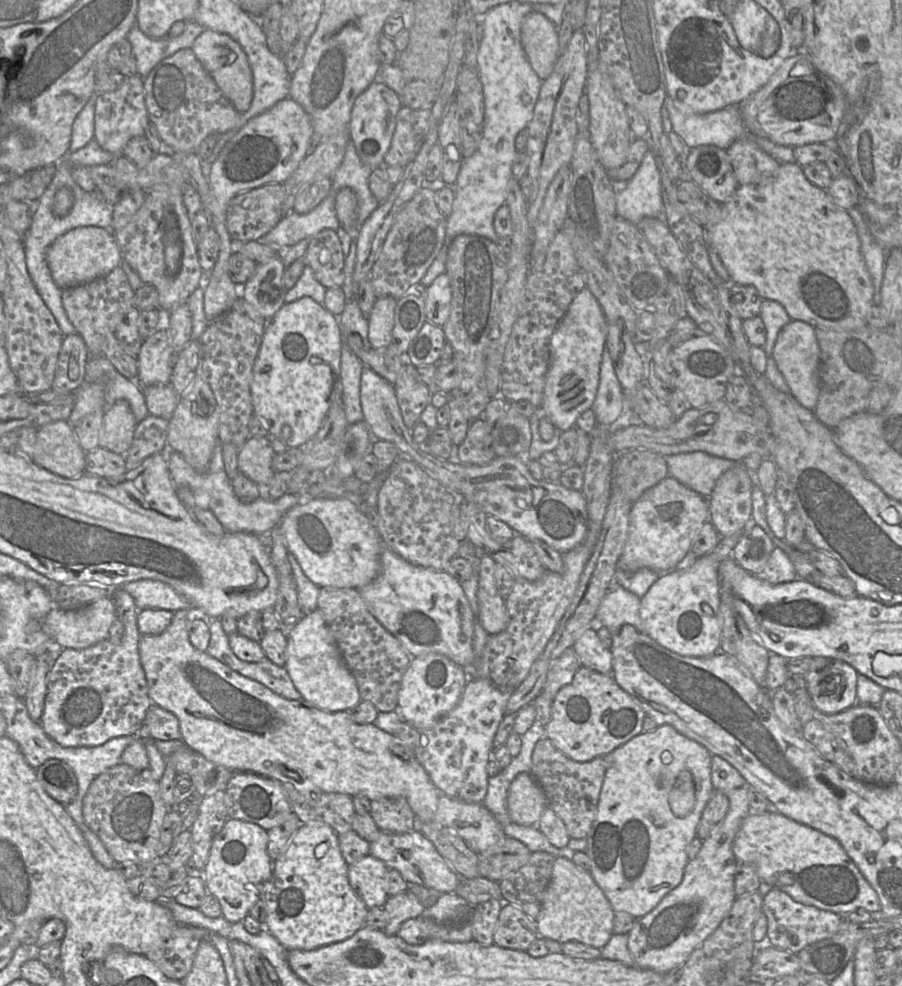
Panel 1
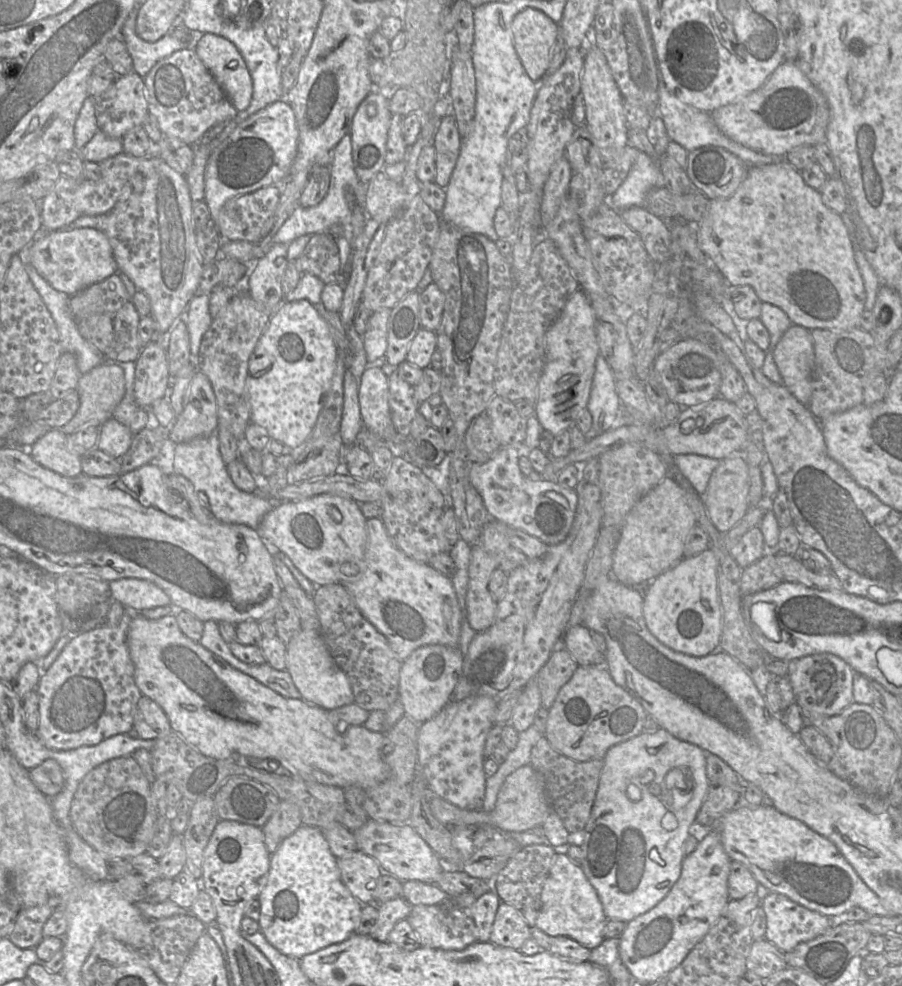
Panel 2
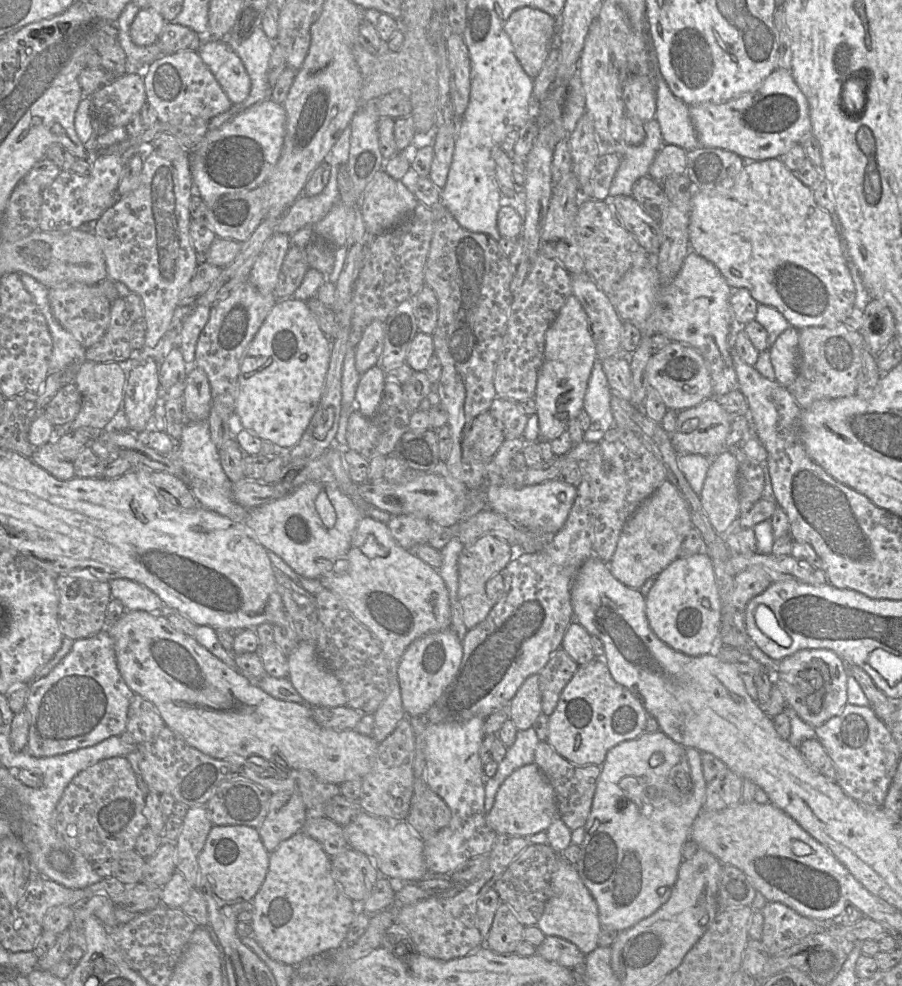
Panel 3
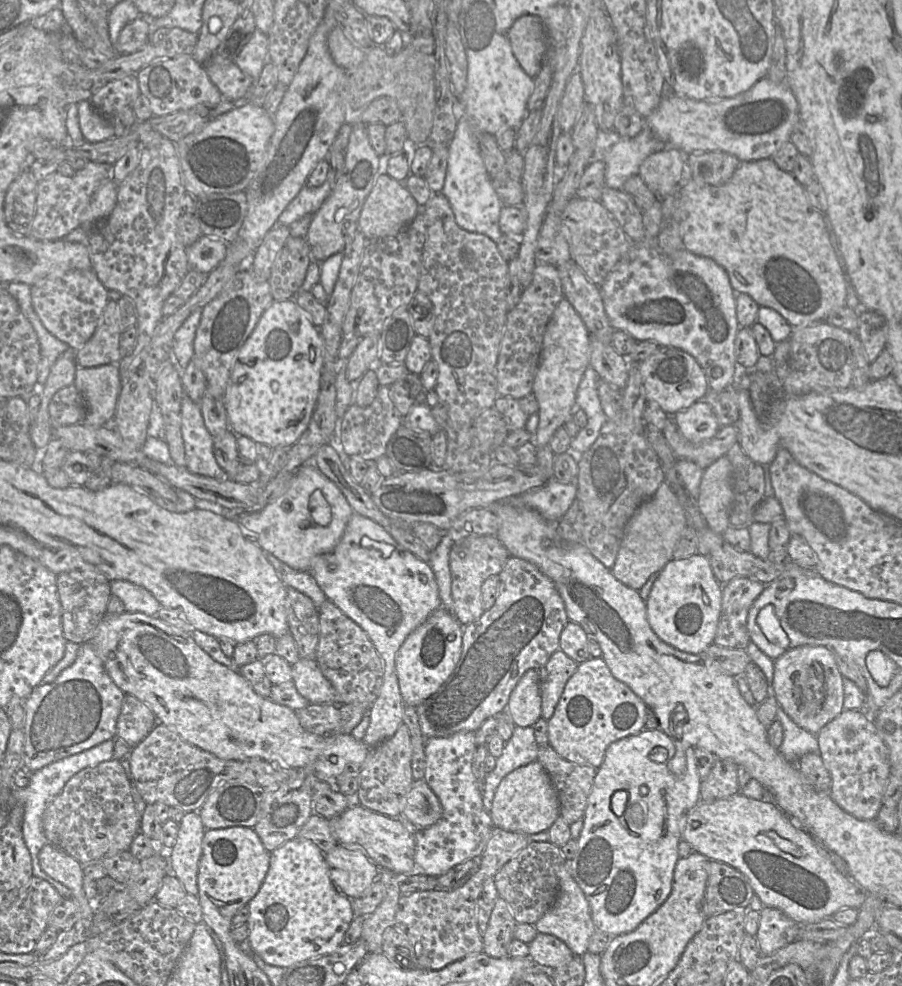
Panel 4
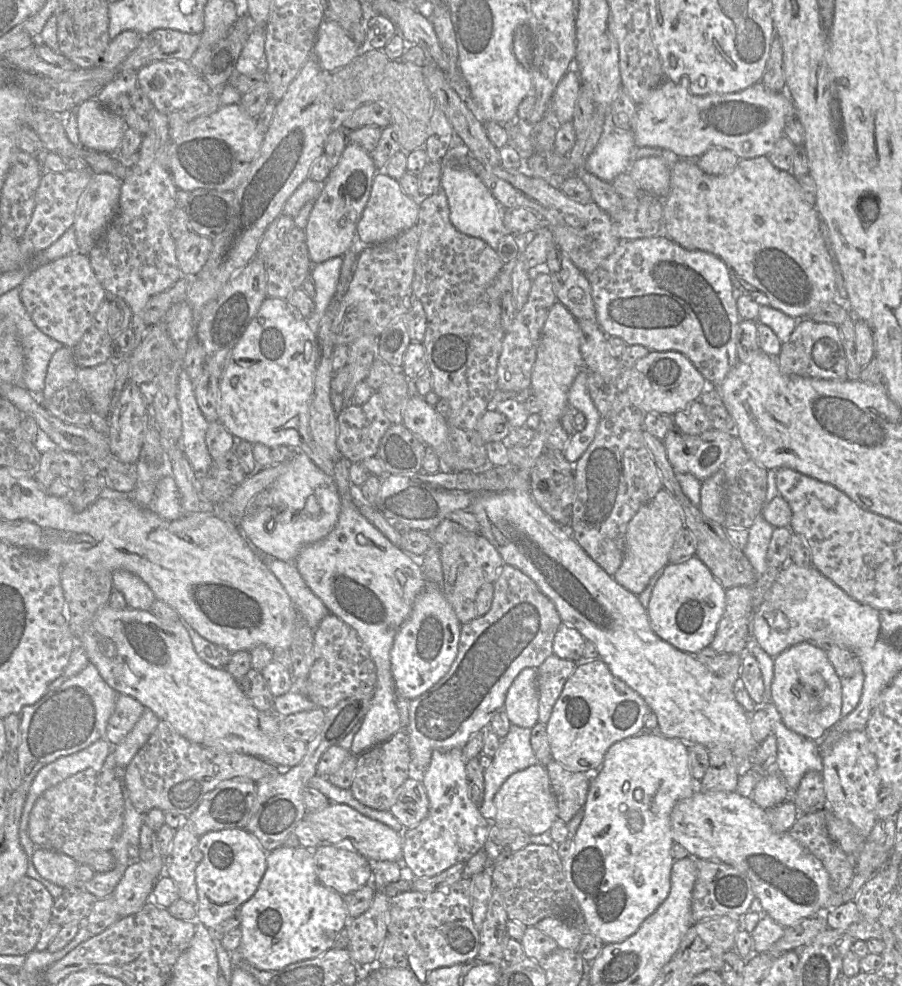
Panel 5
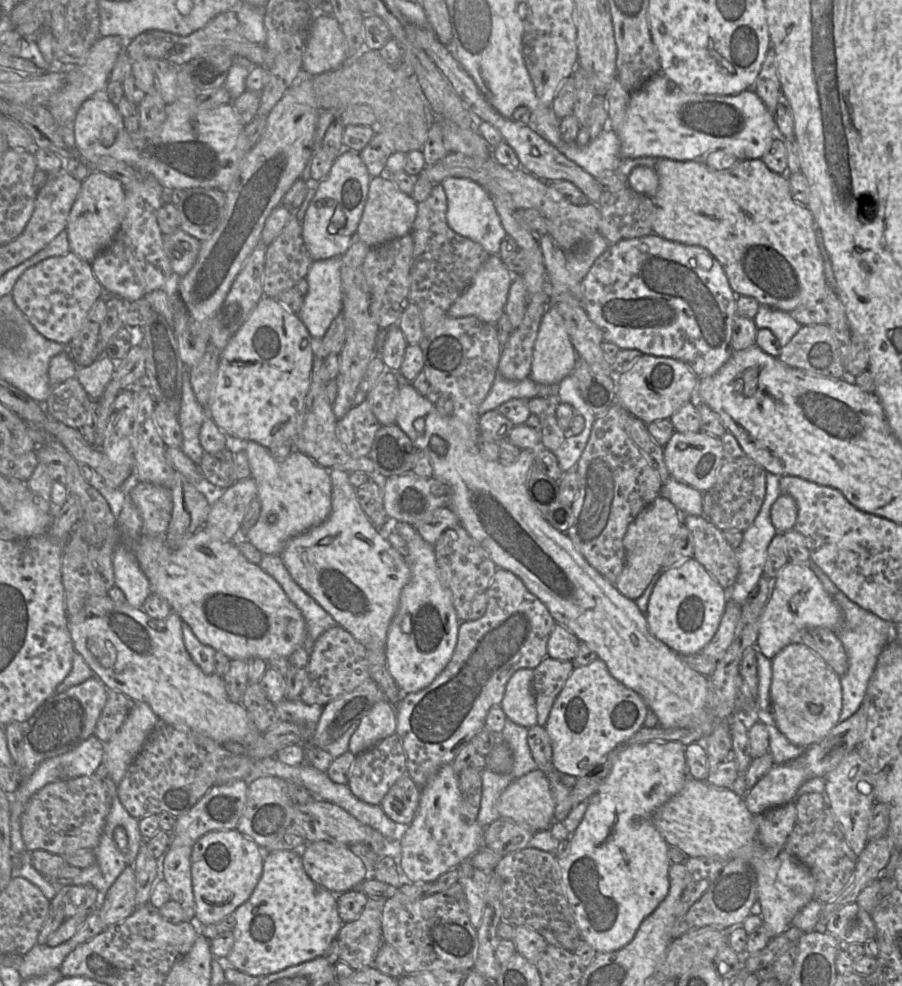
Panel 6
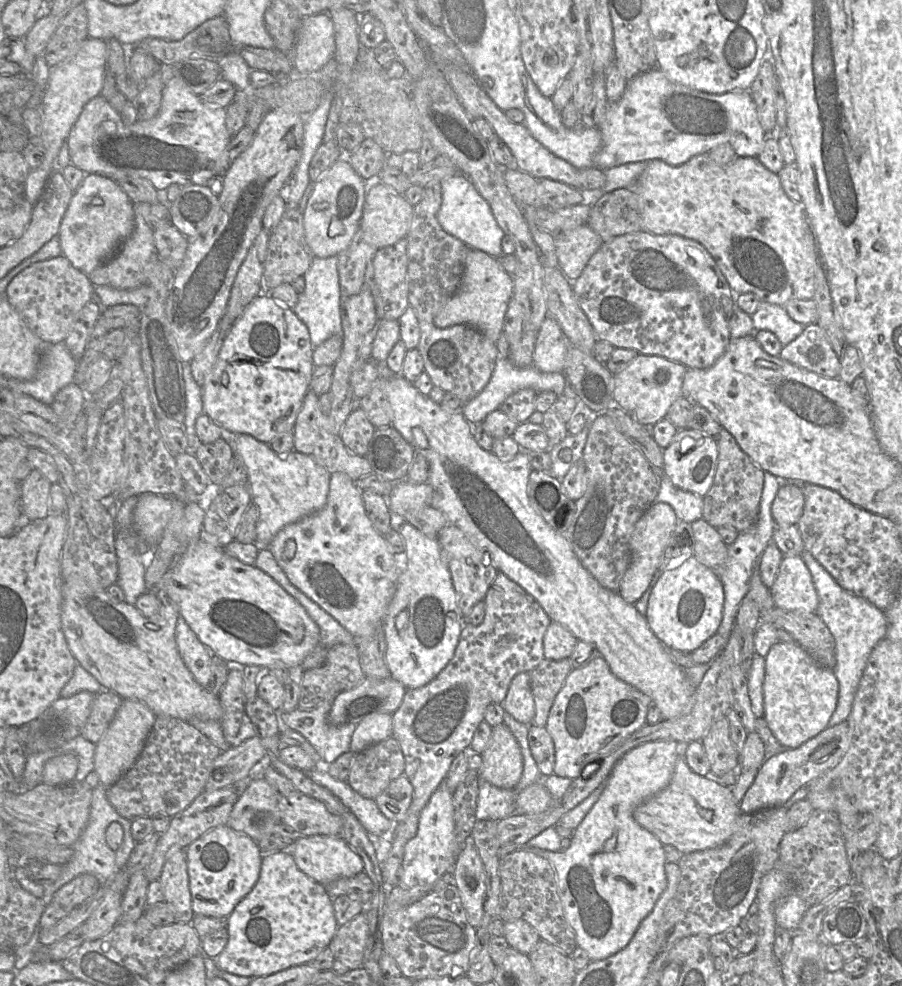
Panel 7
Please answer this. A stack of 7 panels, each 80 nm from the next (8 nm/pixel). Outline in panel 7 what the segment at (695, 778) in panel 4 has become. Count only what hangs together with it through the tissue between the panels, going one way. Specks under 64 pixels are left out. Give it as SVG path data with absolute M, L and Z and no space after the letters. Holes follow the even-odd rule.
M658 740L640 744L626 752L614 765L599 799L574 830L566 850L552 852L528 843L519 848L546 858L553 865L565 918L575 933L577 946L587 952L591 961L605 959L626 947L667 887L664 844L634 820L633 812L668 786L681 755L681 746L684 745L673 740Z

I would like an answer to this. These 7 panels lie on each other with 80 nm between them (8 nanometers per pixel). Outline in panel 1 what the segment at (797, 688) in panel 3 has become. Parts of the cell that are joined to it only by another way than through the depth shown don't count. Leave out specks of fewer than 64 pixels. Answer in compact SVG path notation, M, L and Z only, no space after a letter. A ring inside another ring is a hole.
M813 657L803 676L816 710L839 713L857 704L858 672L847 662L832 657Z

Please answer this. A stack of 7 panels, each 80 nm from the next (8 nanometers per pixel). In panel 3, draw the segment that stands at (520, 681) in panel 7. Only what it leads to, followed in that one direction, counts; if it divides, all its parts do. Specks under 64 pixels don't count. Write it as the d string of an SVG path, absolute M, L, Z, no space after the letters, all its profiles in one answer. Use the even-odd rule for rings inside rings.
M533 674L527 677L510 701L508 714L517 730L526 730L533 726L541 713L539 674Z

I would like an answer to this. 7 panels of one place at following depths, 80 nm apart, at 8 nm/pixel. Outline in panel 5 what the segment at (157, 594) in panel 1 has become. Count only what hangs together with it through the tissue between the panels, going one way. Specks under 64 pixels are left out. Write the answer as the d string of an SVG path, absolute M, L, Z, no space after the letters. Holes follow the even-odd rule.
M116 570L111 580L113 589L123 595L126 608L148 611L155 600L147 584L131 572Z

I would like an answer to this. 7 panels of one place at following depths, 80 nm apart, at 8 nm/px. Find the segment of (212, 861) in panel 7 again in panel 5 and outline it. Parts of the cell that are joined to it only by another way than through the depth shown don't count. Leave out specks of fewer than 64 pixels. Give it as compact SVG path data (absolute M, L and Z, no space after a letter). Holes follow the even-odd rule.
M245 828L222 829L199 838L202 859L196 867L197 920L214 929L240 909L257 891L267 869L268 853Z

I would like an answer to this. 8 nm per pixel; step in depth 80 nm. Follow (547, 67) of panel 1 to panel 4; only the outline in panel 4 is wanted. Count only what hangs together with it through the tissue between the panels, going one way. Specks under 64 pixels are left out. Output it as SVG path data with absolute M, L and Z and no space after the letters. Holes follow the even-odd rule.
M523 15L512 24L507 35L519 65L534 79L546 63L548 51L548 38L542 19L536 15Z

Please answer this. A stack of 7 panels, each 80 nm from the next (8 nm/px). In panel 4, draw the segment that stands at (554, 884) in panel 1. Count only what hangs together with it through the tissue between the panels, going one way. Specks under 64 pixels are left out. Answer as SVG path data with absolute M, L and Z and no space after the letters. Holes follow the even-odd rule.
M568 870L563 871L560 891L555 904L535 924L538 933L551 934L562 940L575 956L583 956L587 952L588 942L596 931L590 905L582 889Z

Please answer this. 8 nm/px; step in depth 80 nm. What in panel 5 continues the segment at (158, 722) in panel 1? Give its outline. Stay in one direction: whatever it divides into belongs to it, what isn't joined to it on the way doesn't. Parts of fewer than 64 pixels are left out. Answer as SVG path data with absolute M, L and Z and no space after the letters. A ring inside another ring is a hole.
M119 693L107 724L105 739L112 746L119 744L133 729L144 710L145 707L136 699Z

